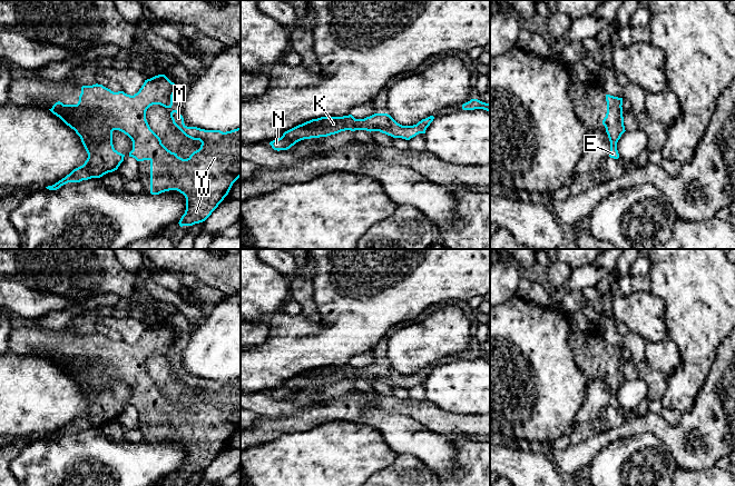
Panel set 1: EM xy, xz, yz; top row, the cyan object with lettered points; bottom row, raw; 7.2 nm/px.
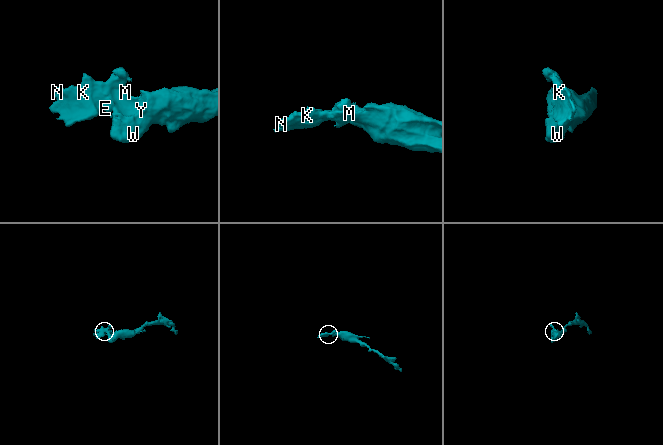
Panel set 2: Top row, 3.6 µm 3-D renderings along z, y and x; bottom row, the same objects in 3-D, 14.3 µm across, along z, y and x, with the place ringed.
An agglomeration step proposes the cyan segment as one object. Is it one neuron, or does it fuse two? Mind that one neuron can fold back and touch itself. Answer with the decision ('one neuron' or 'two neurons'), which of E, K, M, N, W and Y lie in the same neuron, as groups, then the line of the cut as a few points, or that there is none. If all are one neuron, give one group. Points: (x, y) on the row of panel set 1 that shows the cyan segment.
one neuron; E K M N W Y; no cut

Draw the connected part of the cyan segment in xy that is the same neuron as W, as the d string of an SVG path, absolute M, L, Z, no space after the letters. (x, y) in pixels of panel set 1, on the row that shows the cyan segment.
M158 75L145 80L134 96L124 91L114 92L102 85L82 86L77 105L56 102L51 109L67 126L76 131L88 153L85 163L74 169L69 175L52 186L49 190L57 190L68 182L80 182L91 178L100 178L118 169L125 155L118 152L112 145L112 131L119 130L133 141L129 157L137 161L150 161L150 194L159 195L169 190L177 190L186 198L186 210L179 220L179 226L193 226L205 221L228 195L233 184L241 177L241 128L223 132L220 130L205 130L187 127L183 116L177 111L170 112L173 123L188 138L199 140L200 148L187 159L168 150L160 138L150 129L146 120L146 111L153 105L172 108L173 96L177 86L165 75Z

